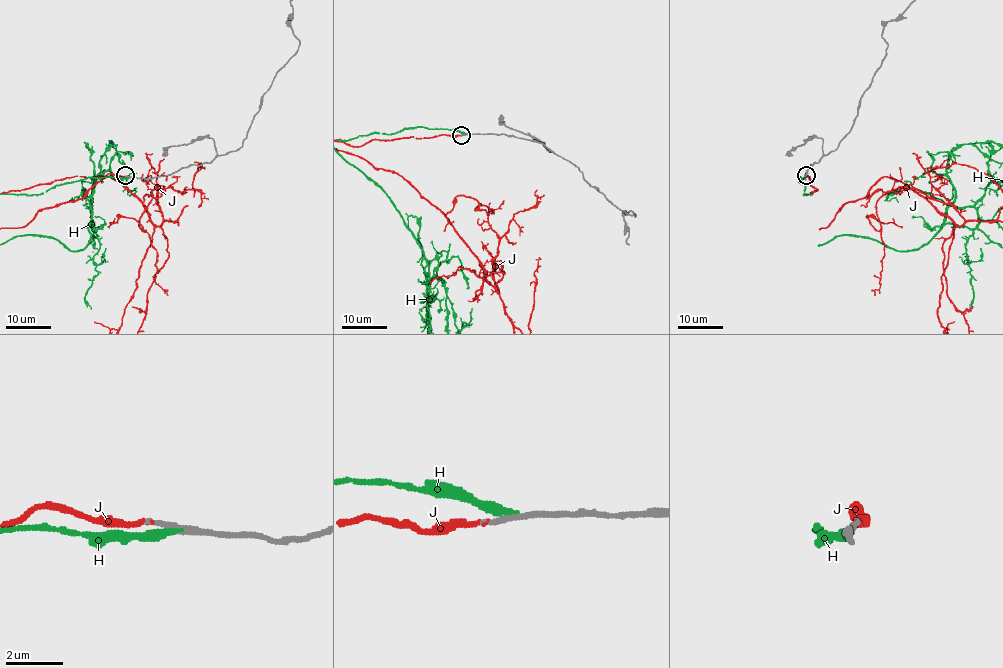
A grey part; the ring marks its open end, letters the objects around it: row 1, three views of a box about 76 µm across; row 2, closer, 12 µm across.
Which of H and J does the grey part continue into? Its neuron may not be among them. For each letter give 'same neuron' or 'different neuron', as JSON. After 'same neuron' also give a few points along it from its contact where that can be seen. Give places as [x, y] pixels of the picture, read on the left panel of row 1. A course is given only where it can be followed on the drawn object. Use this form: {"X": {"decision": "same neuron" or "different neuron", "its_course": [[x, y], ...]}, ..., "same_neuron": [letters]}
{"H": {"decision": "different neuron"}, "J": {"decision": "same neuron"}, "same_neuron": ["J"]}

